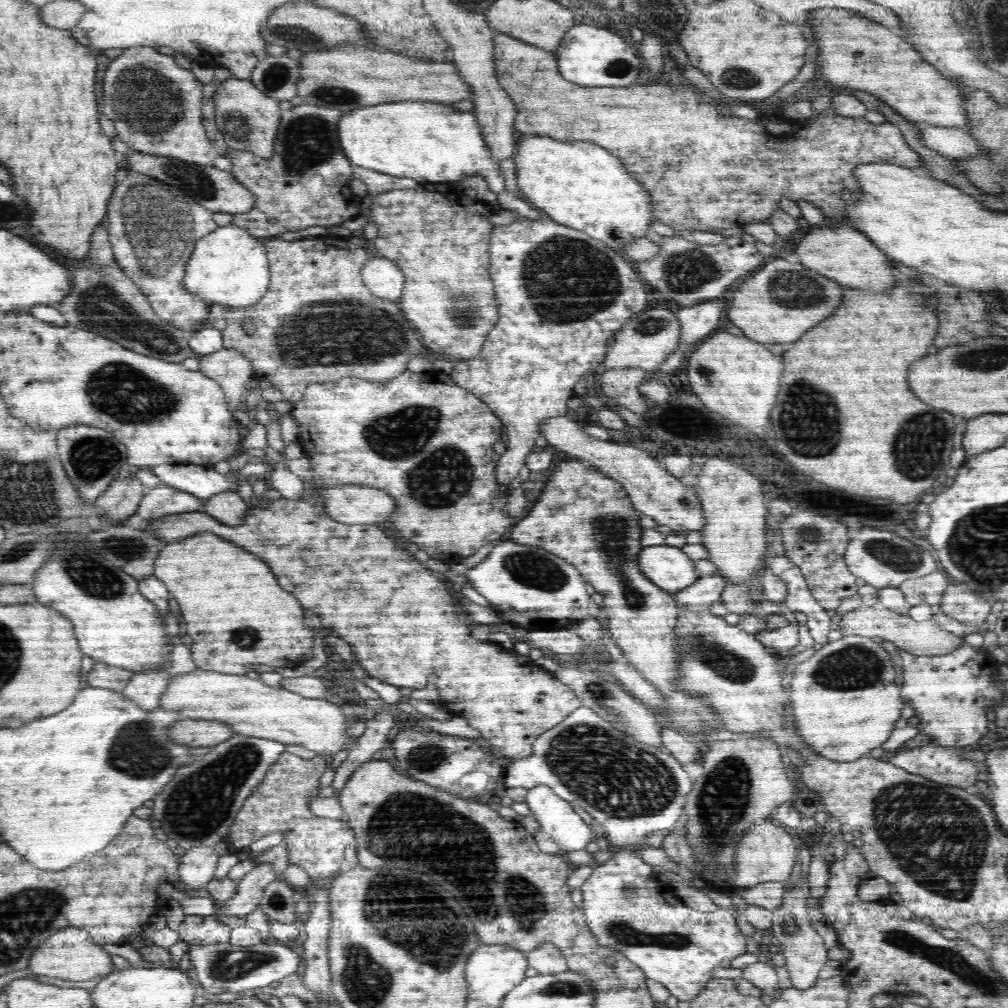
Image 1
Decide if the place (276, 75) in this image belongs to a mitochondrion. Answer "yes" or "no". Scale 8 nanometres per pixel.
yes

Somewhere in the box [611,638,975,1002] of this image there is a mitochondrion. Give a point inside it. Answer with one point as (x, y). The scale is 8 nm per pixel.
(723, 800)

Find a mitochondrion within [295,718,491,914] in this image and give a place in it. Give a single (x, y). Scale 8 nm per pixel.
(426, 757)

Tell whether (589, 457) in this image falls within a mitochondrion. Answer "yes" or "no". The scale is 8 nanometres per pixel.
no

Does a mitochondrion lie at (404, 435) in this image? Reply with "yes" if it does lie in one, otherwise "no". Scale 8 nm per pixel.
yes

